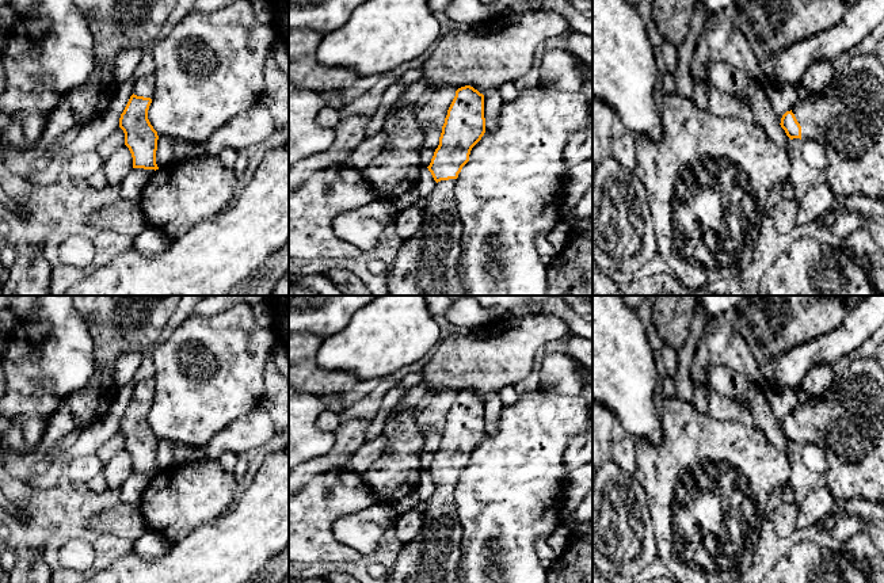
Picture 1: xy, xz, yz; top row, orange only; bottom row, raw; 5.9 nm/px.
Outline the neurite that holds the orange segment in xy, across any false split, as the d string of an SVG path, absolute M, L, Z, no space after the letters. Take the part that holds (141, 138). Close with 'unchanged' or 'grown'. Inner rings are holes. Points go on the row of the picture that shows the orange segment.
M145 76L136 81L119 118L119 127L125 133L125 145L133 157L133 168L159 169L156 164L157 132L148 119L148 110L155 92L155 77Z; grown

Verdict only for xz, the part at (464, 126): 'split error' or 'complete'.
split error

